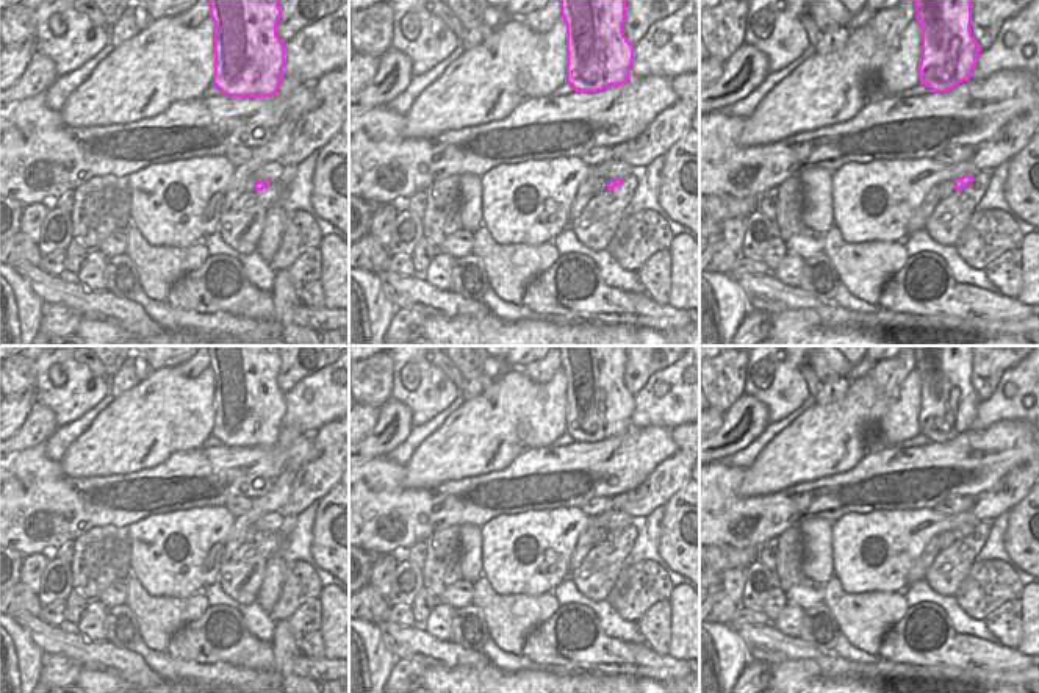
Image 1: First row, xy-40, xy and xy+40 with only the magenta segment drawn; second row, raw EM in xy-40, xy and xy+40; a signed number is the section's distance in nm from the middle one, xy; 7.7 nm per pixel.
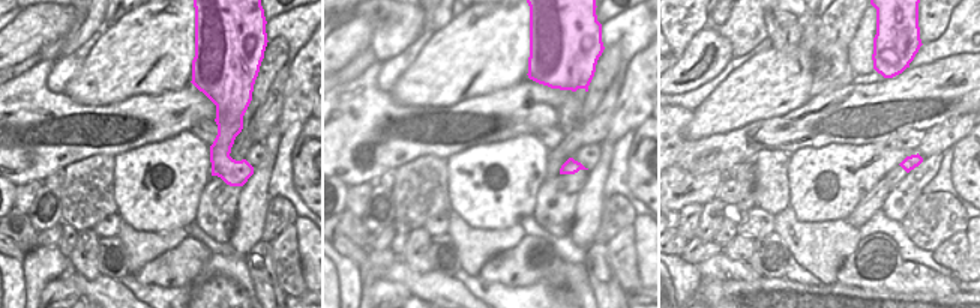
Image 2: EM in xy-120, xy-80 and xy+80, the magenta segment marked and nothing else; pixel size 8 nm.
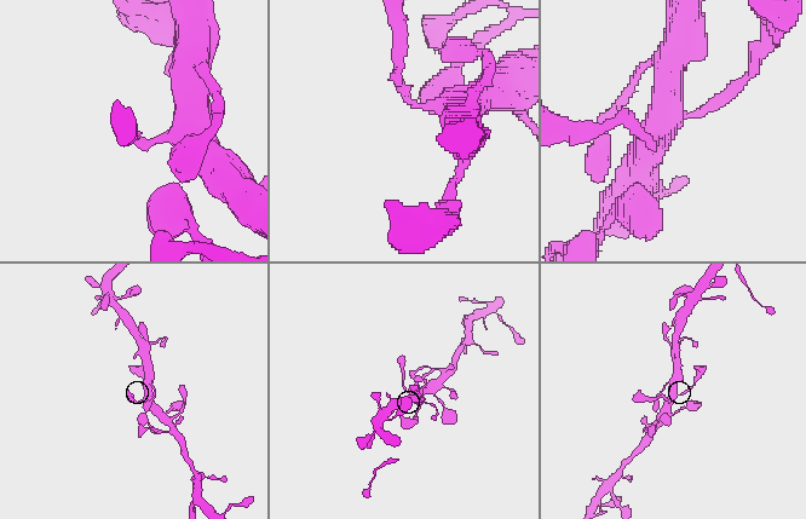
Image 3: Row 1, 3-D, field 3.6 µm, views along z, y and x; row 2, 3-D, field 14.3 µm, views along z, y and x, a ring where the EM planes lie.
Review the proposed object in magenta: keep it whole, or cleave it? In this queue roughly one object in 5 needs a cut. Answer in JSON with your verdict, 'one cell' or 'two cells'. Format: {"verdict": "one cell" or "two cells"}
{"verdict": "one cell"}

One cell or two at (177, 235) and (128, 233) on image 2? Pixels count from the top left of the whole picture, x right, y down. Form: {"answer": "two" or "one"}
{"answer": "one"}

